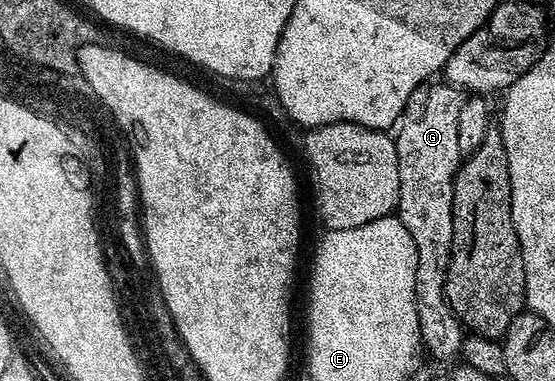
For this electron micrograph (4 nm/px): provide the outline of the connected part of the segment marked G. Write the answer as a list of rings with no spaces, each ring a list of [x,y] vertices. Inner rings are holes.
[[[425,82],[416,87],[406,102],[394,132],[398,150],[400,221],[410,230],[418,254],[416,305],[423,351],[436,360],[452,360],[461,355],[465,329],[454,315],[444,293],[448,263],[454,238],[454,178],[462,163],[458,150],[458,122],[466,99],[461,89],[447,82]],[[400,128],[400,129],[399,129]],[[397,131],[397,132],[396,132]]]

